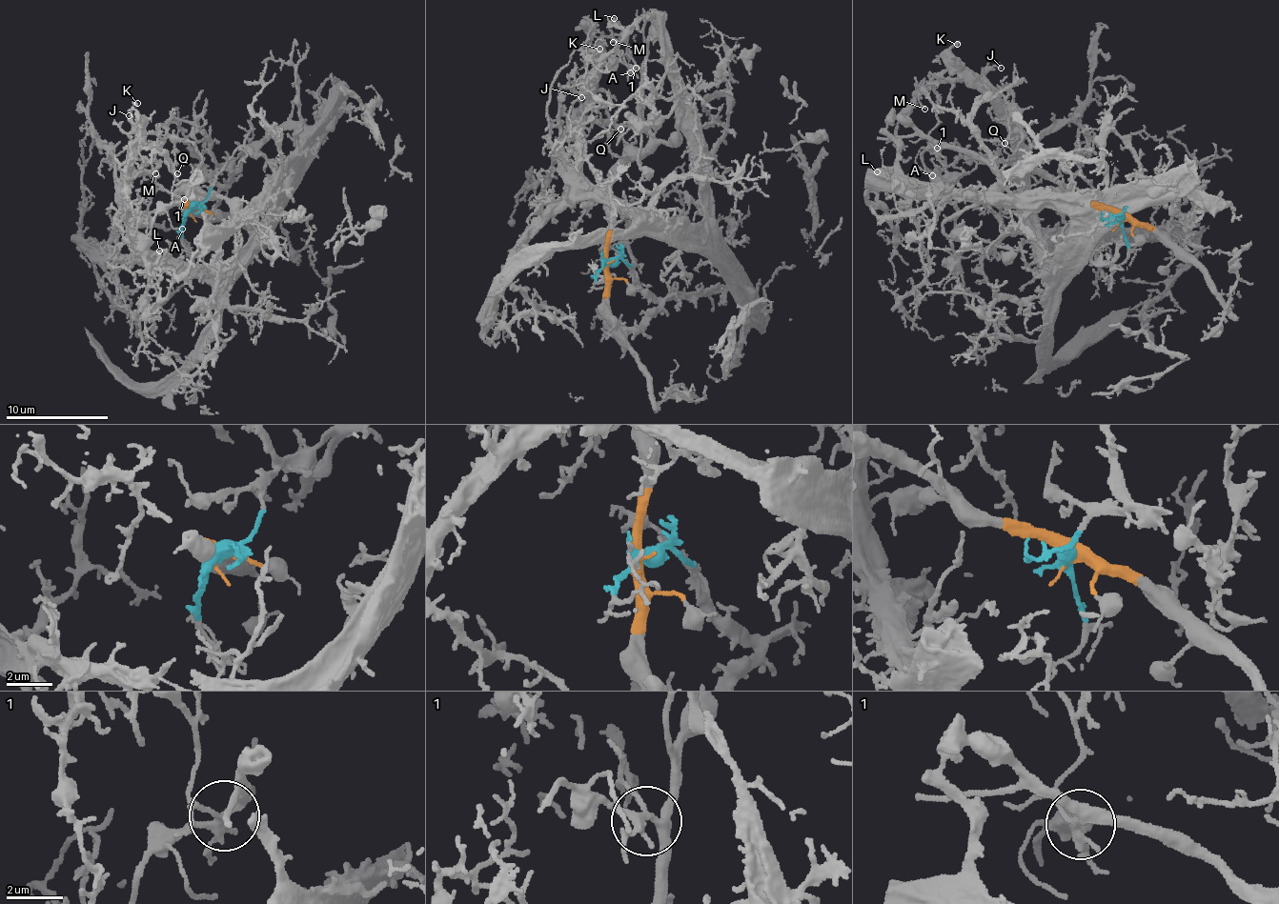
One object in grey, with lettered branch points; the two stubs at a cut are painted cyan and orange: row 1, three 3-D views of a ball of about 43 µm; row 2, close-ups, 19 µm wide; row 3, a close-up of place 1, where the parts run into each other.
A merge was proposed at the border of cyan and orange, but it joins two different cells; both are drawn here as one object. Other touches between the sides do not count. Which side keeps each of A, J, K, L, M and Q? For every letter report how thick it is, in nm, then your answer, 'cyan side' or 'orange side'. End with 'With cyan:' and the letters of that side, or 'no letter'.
A: 130 nm thick; orange side
J: 150 nm thick; cyan side
K: 130 nm thick; cyan side
L: 220 nm thick; cyan side
M: 140 nm thick; cyan side
Q: 100 nm thick; cyan side
With cyan: J, K, L, M, Q

